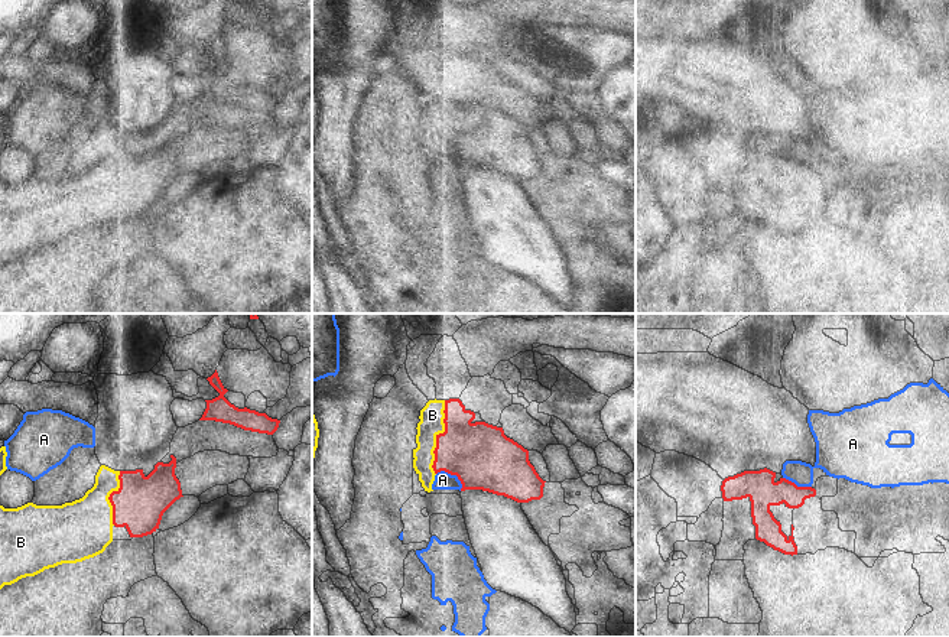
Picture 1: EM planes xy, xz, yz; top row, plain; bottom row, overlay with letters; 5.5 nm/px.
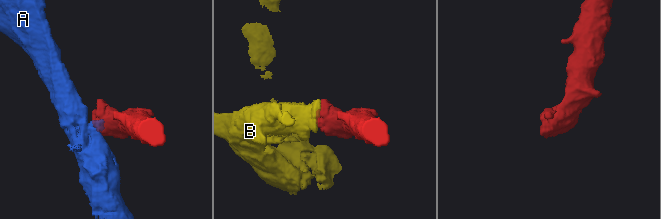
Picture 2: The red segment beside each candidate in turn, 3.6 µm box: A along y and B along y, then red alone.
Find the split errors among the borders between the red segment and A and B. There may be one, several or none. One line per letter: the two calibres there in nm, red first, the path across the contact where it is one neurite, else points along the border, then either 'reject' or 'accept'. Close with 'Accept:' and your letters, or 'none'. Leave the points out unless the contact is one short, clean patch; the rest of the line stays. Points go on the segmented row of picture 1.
A: 360/100 nm | reject
B: 340/130 nm | accept
Accept: B

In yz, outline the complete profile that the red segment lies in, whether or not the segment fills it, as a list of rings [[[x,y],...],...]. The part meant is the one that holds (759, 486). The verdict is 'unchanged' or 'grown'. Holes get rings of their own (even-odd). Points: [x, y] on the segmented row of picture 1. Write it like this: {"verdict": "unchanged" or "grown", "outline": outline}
{"verdict": "unchanged", "outline": [[[764,468],[760,471],[744,471],[741,474],[737,474],[734,477],[728,477],[722,481],[721,491],[724,501],[732,501],[732,500],[742,500],[750,498],[751,501],[751,517],[753,524],[755,526],[755,539],[760,542],[764,542],[767,546],[773,547],[774,550],[779,550],[784,555],[797,555],[797,546],[794,543],[793,537],[793,524],[792,524],[792,534],[787,537],[781,532],[781,524],[777,521],[770,511],[771,506],[780,506],[786,504],[789,508],[799,508],[805,504],[806,498],[815,497],[816,490],[812,487],[797,487],[794,482],[780,478],[777,482],[774,481],[776,472]]]}

